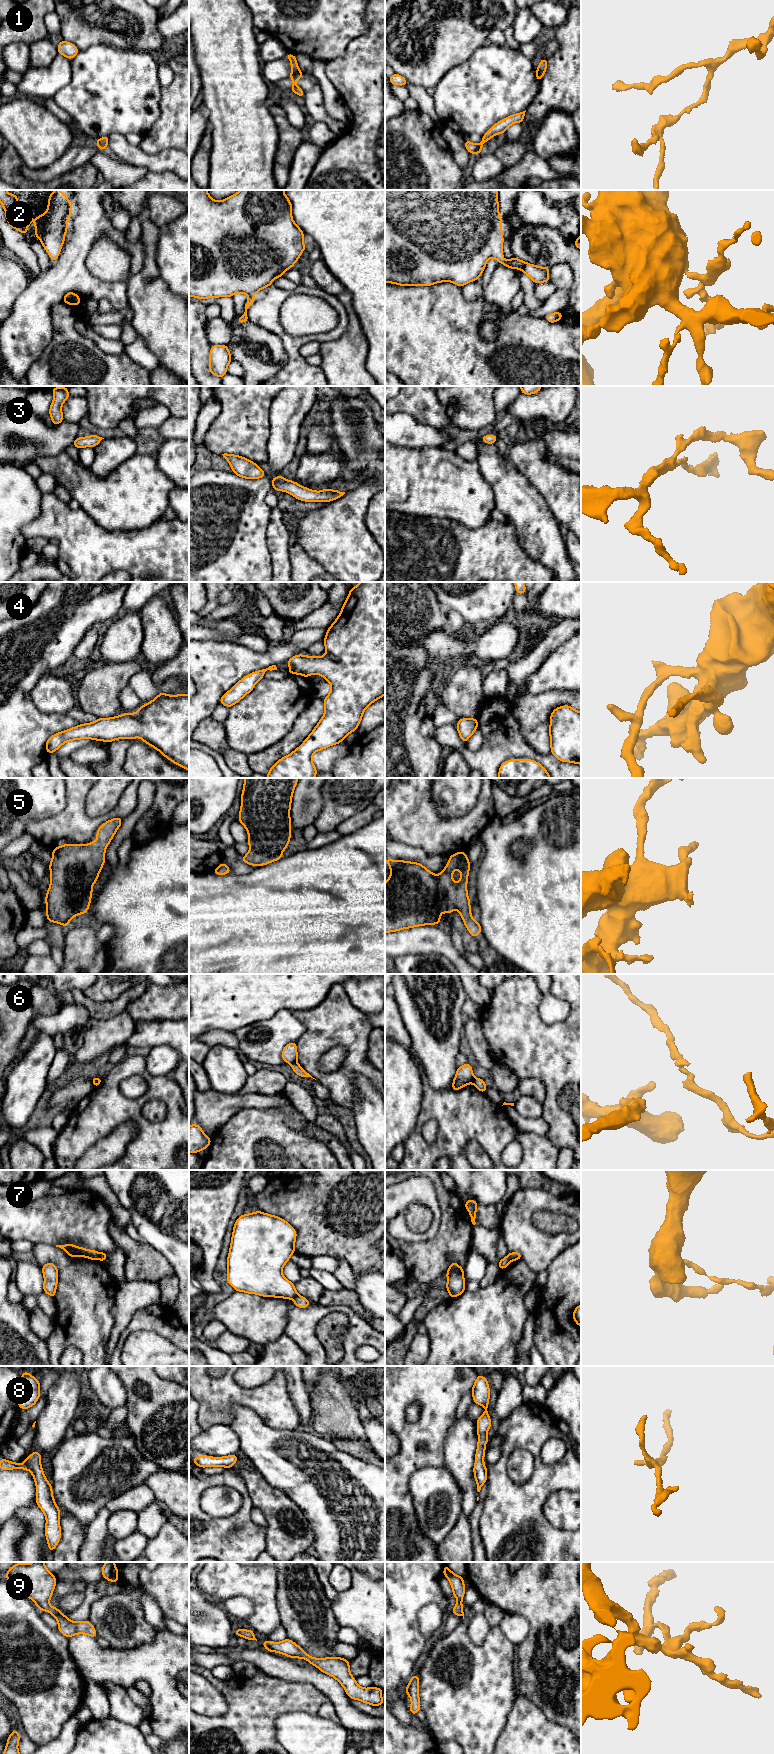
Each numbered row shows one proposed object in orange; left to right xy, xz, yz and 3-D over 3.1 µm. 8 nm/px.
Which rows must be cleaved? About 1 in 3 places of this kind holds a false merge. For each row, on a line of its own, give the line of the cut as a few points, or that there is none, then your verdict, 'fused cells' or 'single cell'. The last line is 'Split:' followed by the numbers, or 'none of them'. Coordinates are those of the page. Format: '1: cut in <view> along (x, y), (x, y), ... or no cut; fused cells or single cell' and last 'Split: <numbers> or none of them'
1: no cut; single cell
2: no cut; single cell
3: no cut; single cell
4: no cut; single cell
5: no cut; single cell
6: cut in xz along (296, 1062), (291, 1064); fused cells
7: cut in yz along (510, 1253), (511, 1260); fused cells
8: no cut; single cell
9: no cut; single cell
Split: 6, 7

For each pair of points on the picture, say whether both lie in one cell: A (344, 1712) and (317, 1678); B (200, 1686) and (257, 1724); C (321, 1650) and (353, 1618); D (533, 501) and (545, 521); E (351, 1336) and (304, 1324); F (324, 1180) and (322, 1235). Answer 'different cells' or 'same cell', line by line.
A: same cell
B: different cells
C: different cells
D: same cell
E: same cell
F: same cell

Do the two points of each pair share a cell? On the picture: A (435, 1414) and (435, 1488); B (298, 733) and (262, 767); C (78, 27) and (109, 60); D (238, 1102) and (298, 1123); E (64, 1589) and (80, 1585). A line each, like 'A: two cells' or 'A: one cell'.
A: two cells
B: one cell
C: two cells
D: one cell
E: one cell

